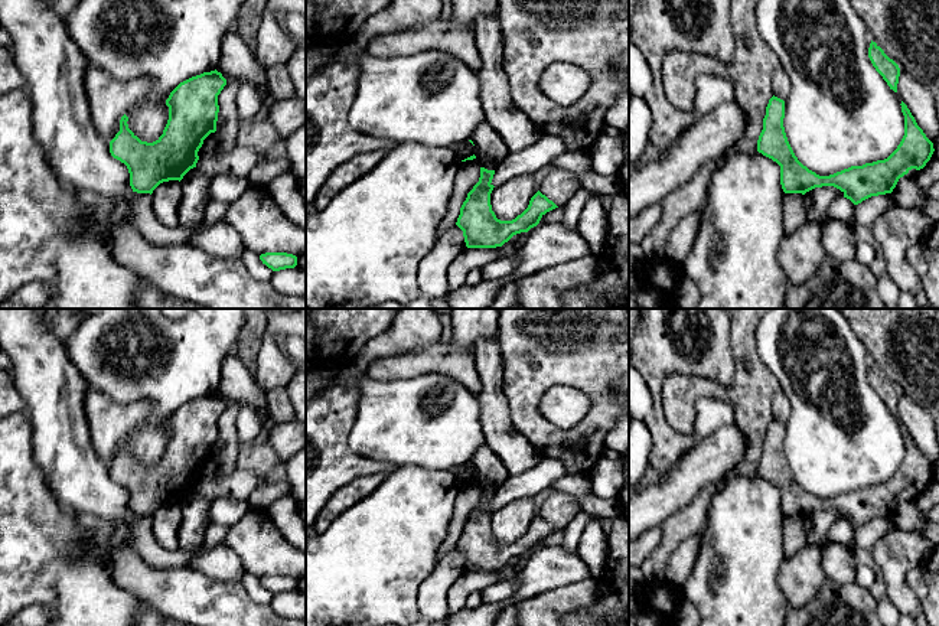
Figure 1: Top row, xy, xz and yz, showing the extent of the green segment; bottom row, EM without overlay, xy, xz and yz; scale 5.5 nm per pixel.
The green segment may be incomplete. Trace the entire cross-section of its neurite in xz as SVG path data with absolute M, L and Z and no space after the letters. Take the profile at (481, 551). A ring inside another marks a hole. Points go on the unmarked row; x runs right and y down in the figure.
M480 490L479 505L467 516L460 531L456 548L463 554L467 571L496 571L508 565L513 558L528 555L537 550L541 541L558 531L539 513L531 521L528 531L512 544L496 541L490 528L495 493Z

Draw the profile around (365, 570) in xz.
M395 467L371 495L340 513L326 531L306 538L306 626L410 626L417 622L420 617L418 590L437 564L438 548L450 531L459 490L460 483L451 470Z

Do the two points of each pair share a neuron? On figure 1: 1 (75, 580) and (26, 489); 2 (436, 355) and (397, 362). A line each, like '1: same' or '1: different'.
1: different
2: same

